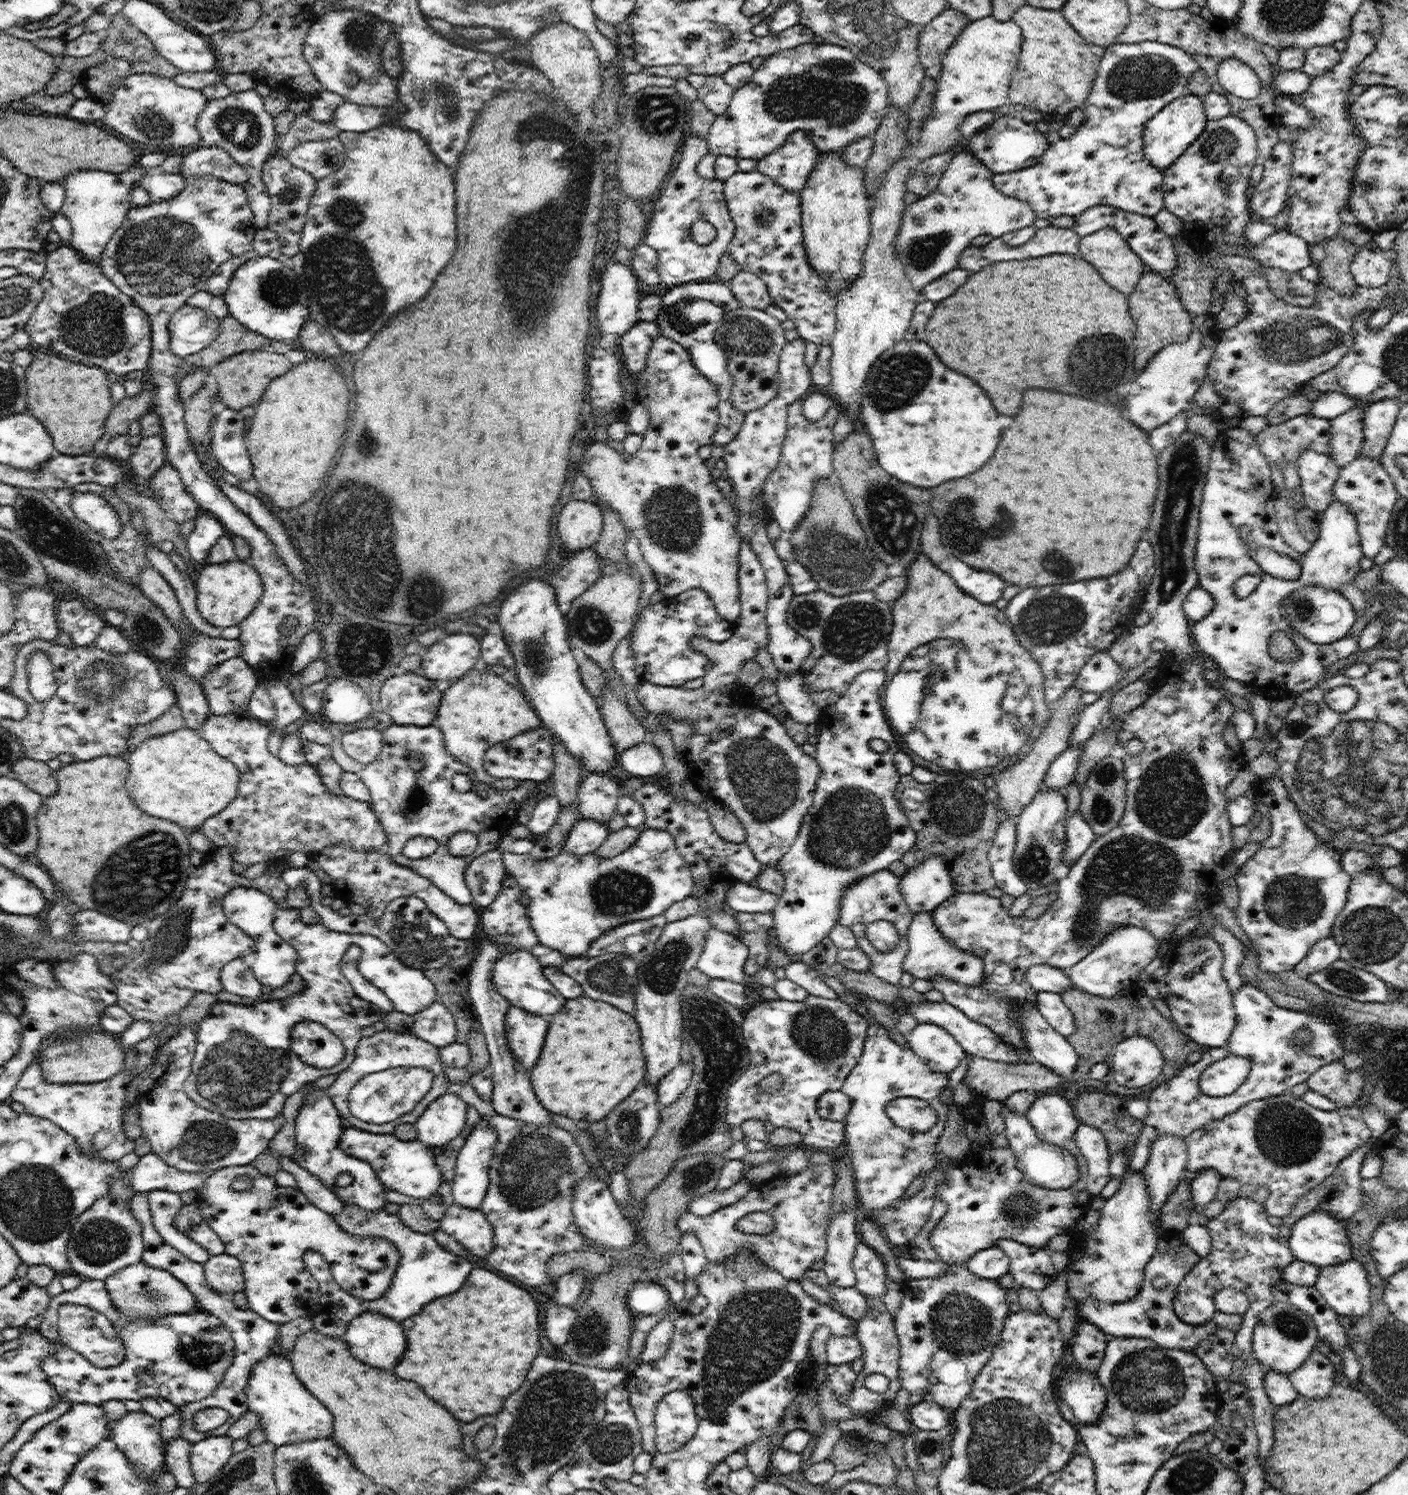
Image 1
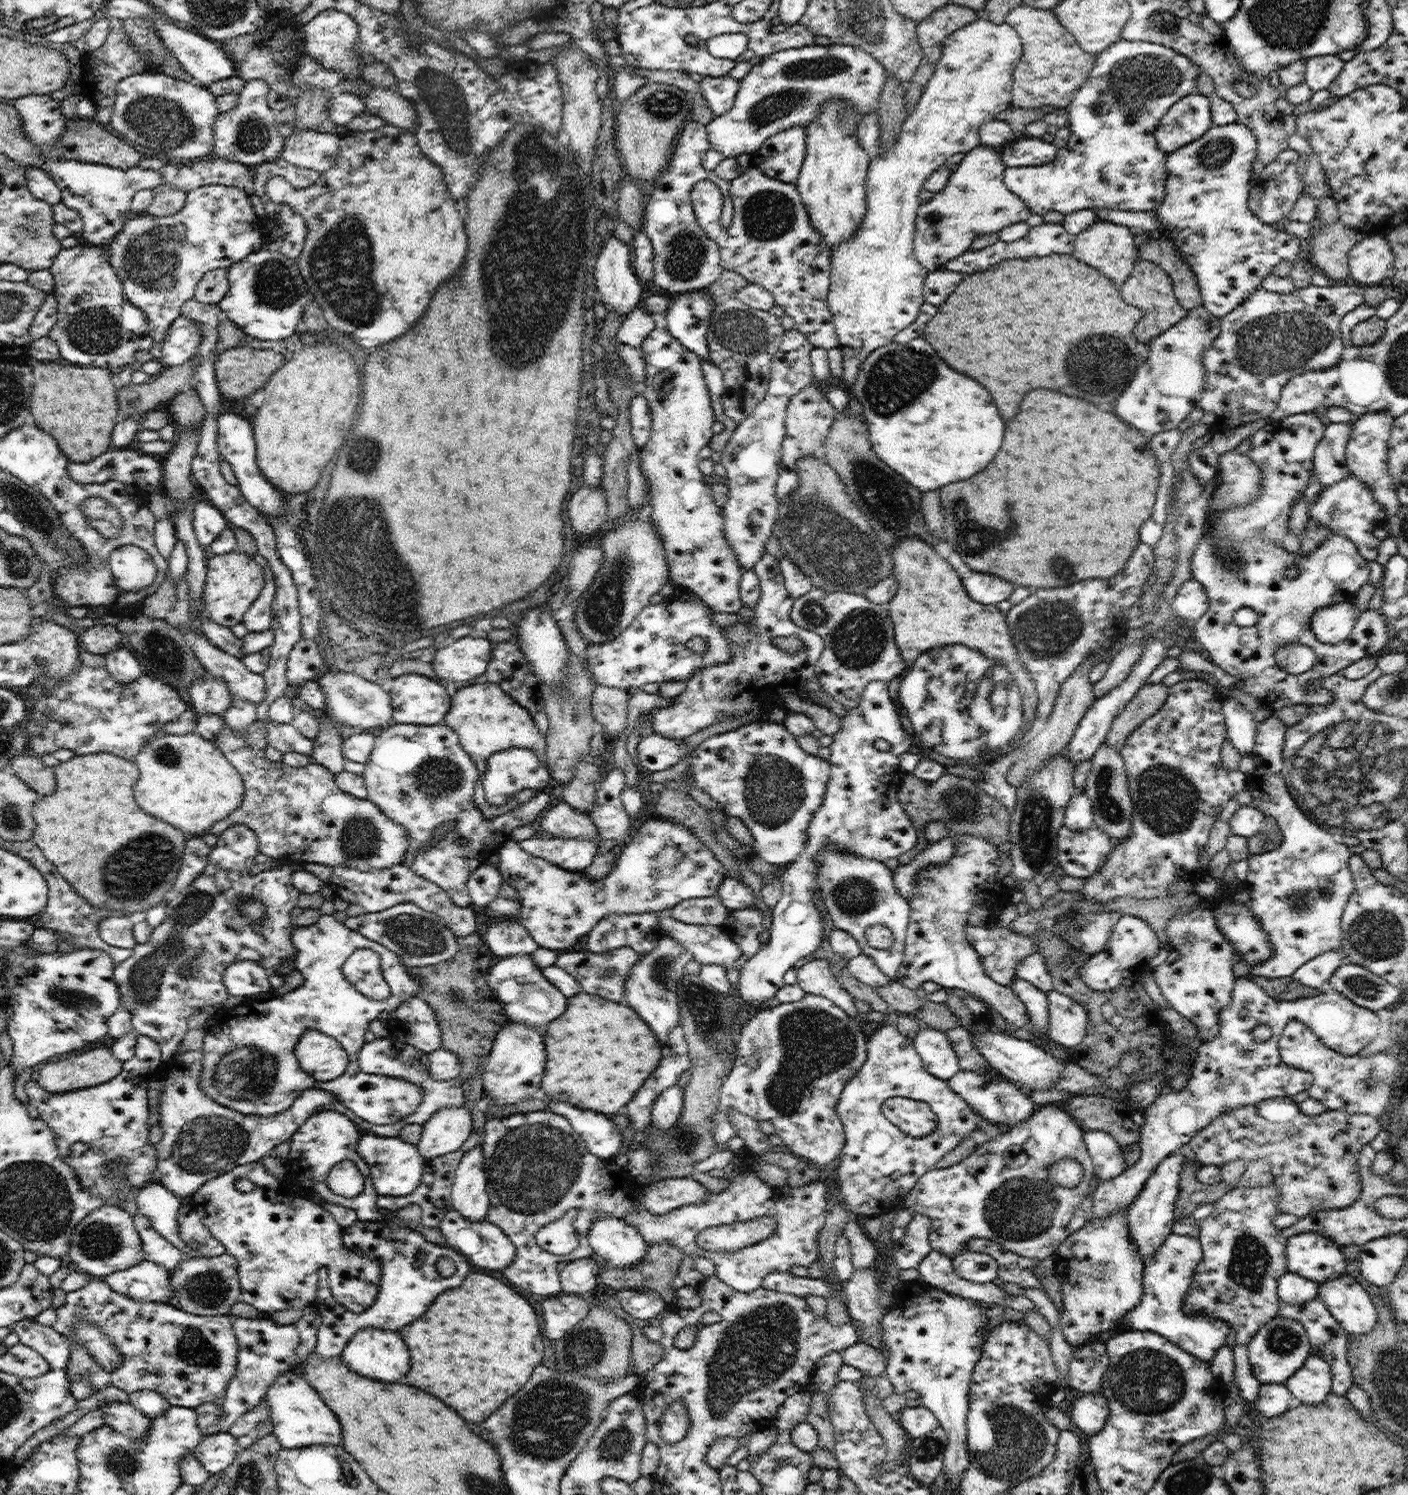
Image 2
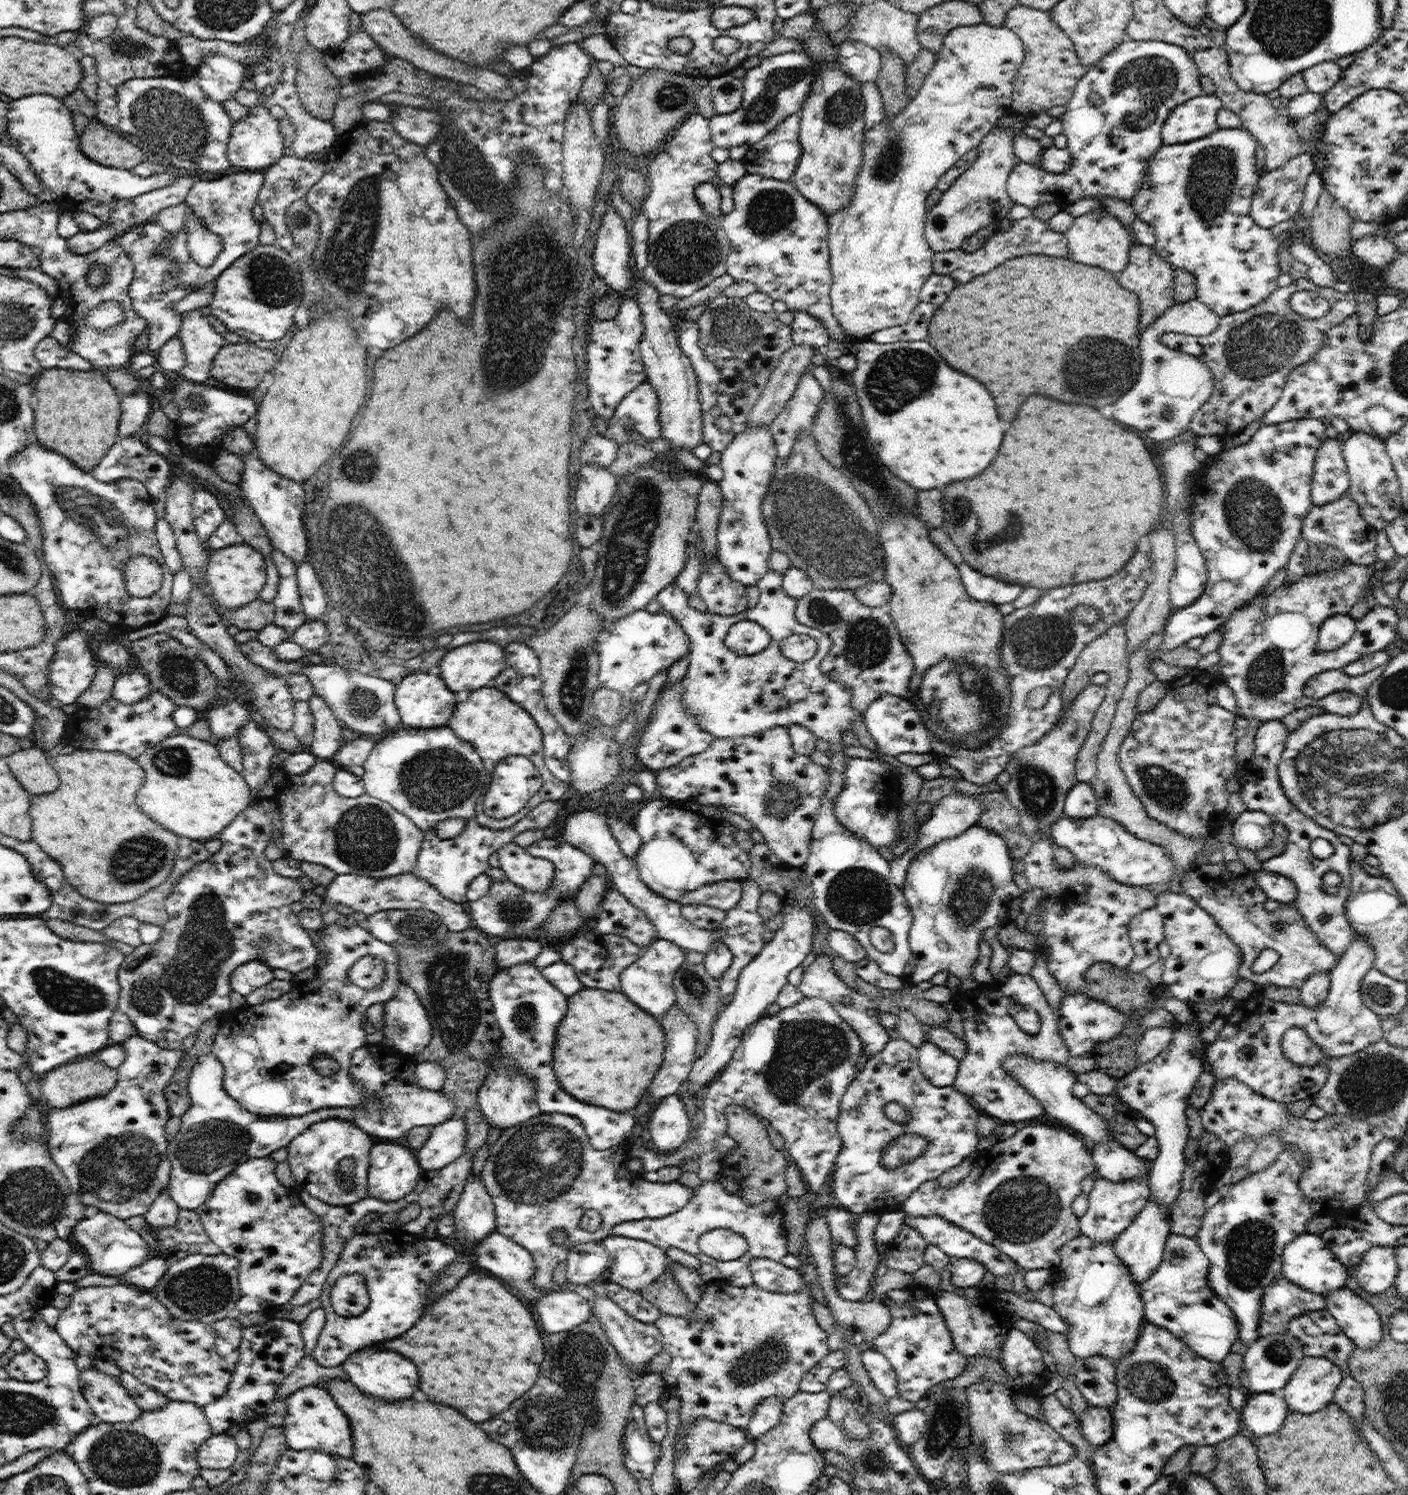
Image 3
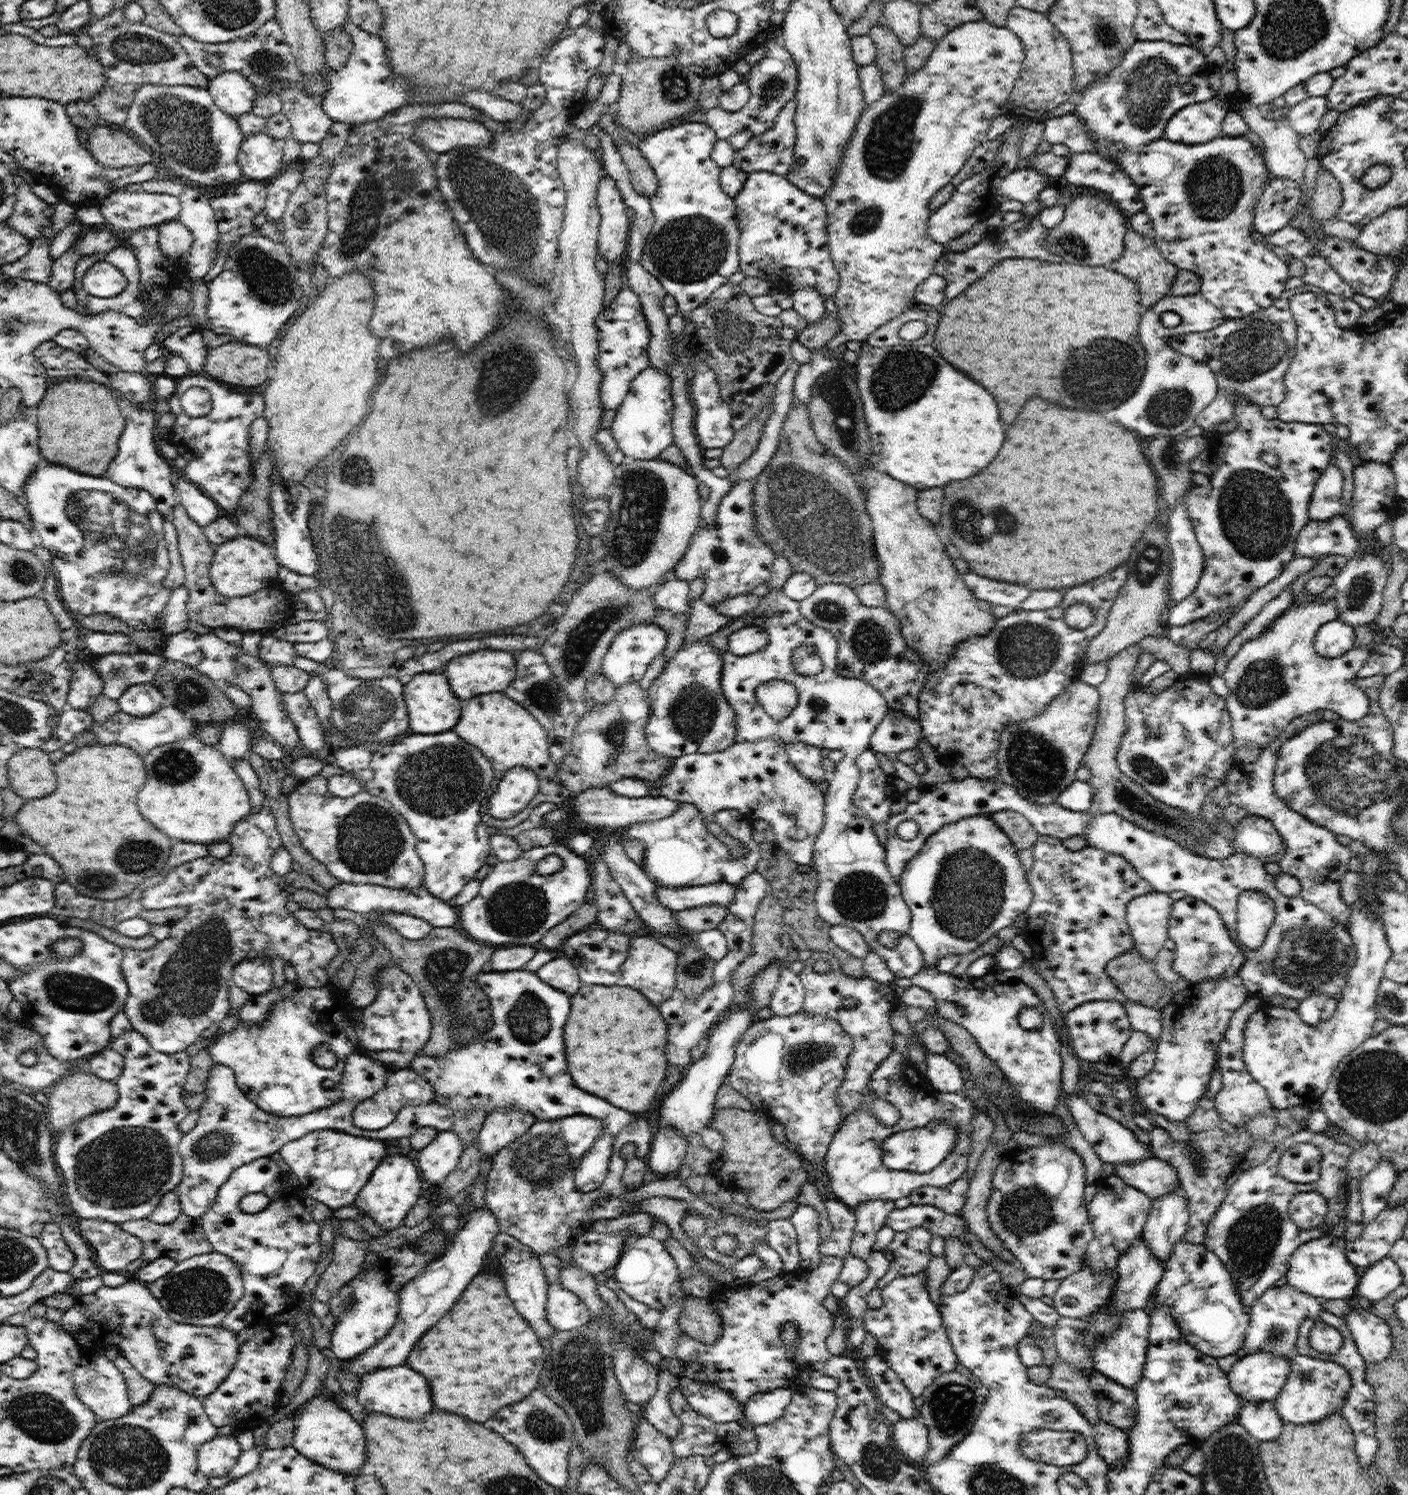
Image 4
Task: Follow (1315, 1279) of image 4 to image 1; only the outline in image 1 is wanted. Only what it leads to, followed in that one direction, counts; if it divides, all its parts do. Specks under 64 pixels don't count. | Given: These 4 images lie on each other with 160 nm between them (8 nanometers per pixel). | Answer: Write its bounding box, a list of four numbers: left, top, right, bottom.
[1288,1211,1351,1268]

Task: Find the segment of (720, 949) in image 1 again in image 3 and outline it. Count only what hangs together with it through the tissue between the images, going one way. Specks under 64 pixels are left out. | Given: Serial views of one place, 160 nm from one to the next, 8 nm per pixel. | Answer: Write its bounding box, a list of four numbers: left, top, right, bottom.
[562,809,717,954]

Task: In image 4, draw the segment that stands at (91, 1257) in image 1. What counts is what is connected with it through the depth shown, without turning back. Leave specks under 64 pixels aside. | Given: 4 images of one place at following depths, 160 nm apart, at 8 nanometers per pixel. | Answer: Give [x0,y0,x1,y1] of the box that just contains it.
[76,1219,143,1272]

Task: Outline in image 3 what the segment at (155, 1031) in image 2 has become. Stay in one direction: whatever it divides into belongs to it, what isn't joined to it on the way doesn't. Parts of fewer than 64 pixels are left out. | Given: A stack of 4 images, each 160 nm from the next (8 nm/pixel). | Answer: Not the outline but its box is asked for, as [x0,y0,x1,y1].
[117,805,319,1049]

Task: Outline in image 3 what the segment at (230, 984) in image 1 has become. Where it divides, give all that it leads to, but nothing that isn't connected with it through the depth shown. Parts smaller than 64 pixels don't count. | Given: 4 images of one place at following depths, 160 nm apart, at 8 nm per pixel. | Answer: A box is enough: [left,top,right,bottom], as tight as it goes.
[231,961,274,997]

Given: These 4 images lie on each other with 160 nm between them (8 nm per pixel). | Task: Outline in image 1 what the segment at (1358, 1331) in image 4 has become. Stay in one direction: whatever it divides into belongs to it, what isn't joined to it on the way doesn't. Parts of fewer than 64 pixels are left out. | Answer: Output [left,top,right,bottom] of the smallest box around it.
[1315,1258,1370,1318]

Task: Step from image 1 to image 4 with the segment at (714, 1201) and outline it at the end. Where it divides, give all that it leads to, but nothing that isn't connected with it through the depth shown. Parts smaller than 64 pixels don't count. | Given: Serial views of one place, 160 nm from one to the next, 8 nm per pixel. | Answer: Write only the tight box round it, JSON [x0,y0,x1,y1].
[484,1115,653,1256]

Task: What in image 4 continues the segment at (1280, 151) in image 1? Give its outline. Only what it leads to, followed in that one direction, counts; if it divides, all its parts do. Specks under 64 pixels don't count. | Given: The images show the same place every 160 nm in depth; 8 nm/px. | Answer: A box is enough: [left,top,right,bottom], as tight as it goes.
[1254,177,1303,235]

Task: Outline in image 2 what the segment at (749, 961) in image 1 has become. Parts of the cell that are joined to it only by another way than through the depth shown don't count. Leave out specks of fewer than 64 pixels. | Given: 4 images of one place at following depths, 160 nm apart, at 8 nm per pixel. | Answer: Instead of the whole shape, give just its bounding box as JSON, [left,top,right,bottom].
[721,907,763,988]

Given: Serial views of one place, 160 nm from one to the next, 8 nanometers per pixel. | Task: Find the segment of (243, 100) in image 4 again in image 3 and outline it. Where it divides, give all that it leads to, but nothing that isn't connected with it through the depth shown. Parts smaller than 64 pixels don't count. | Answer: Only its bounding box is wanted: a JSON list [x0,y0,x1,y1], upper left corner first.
[196,54,249,103]

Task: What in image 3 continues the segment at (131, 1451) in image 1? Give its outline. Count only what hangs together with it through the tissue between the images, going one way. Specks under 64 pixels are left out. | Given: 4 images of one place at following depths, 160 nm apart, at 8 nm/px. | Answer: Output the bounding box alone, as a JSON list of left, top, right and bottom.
[79,1367,143,1422]

